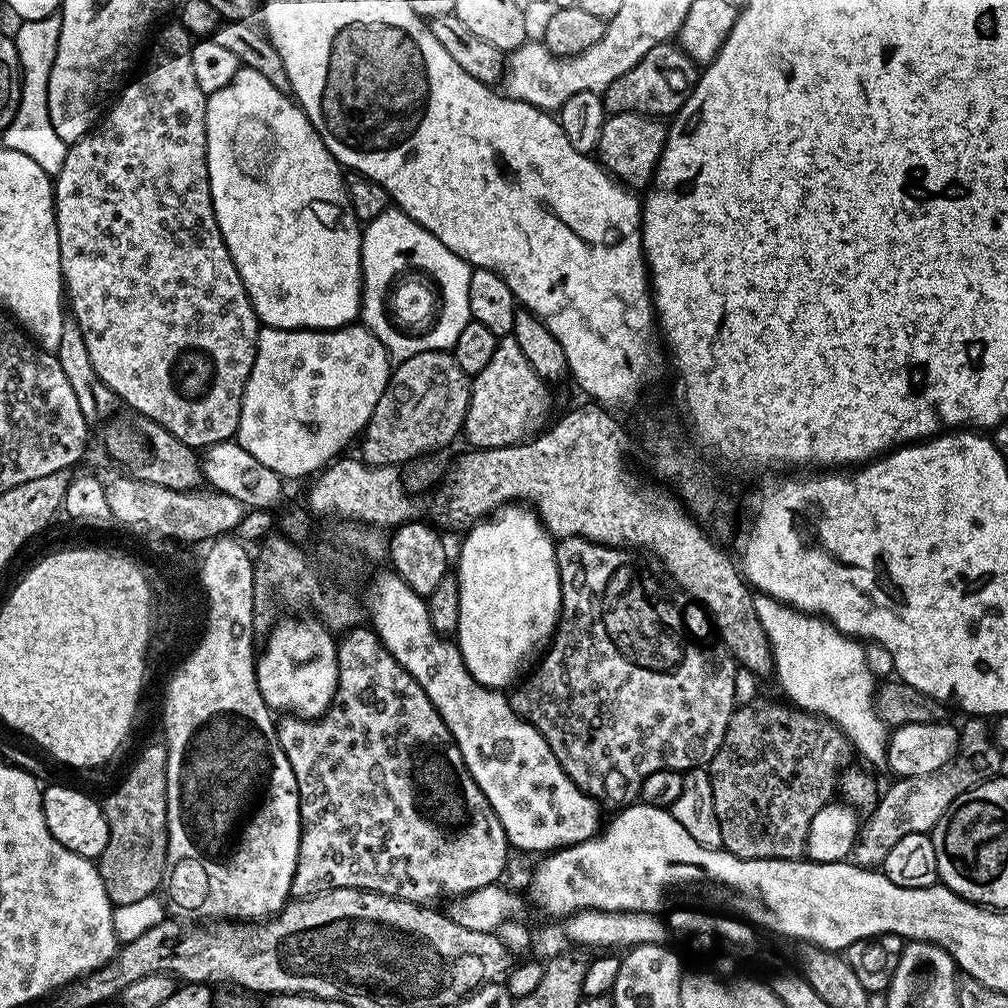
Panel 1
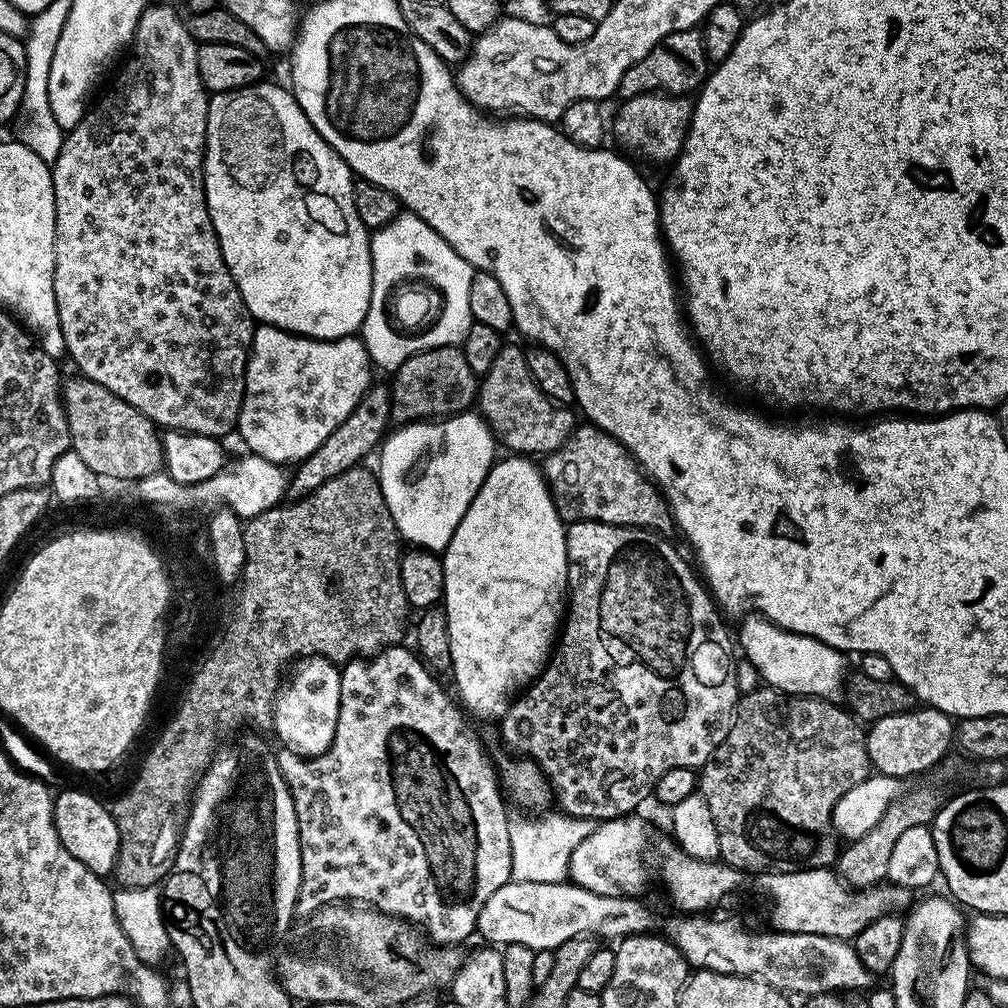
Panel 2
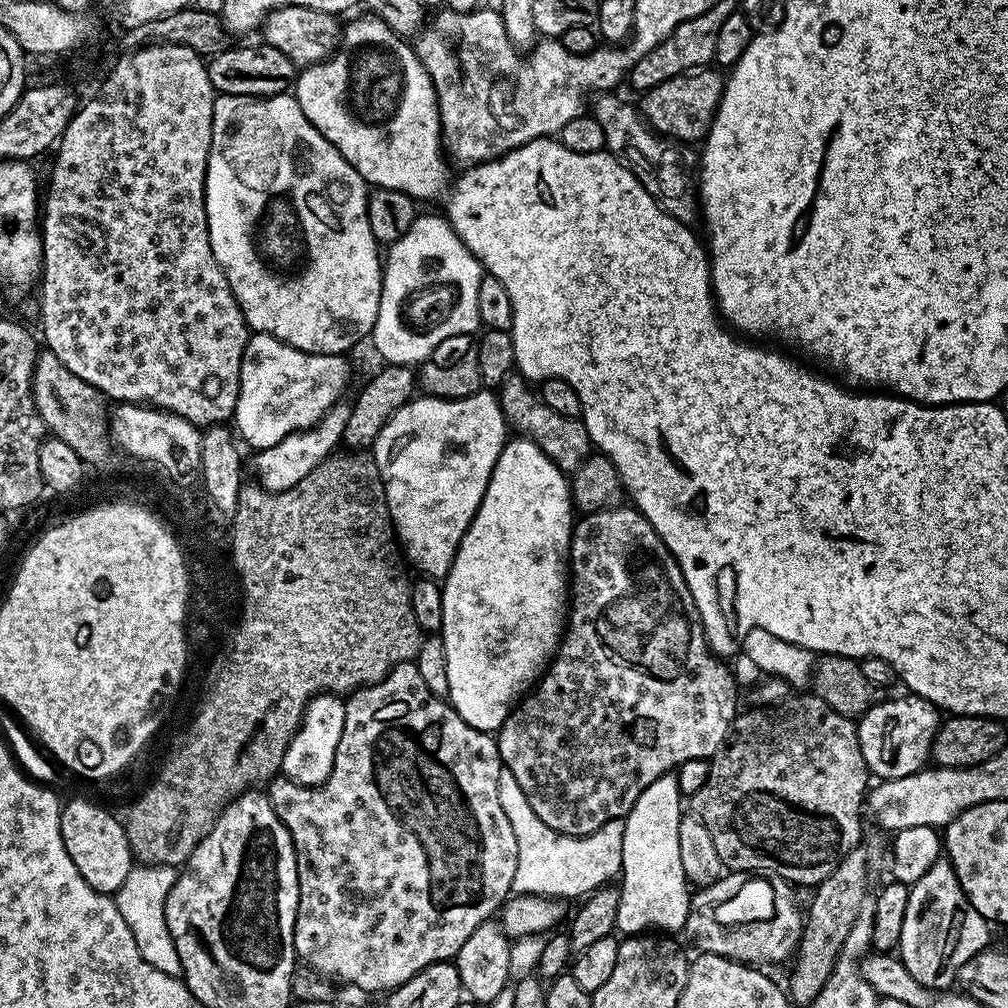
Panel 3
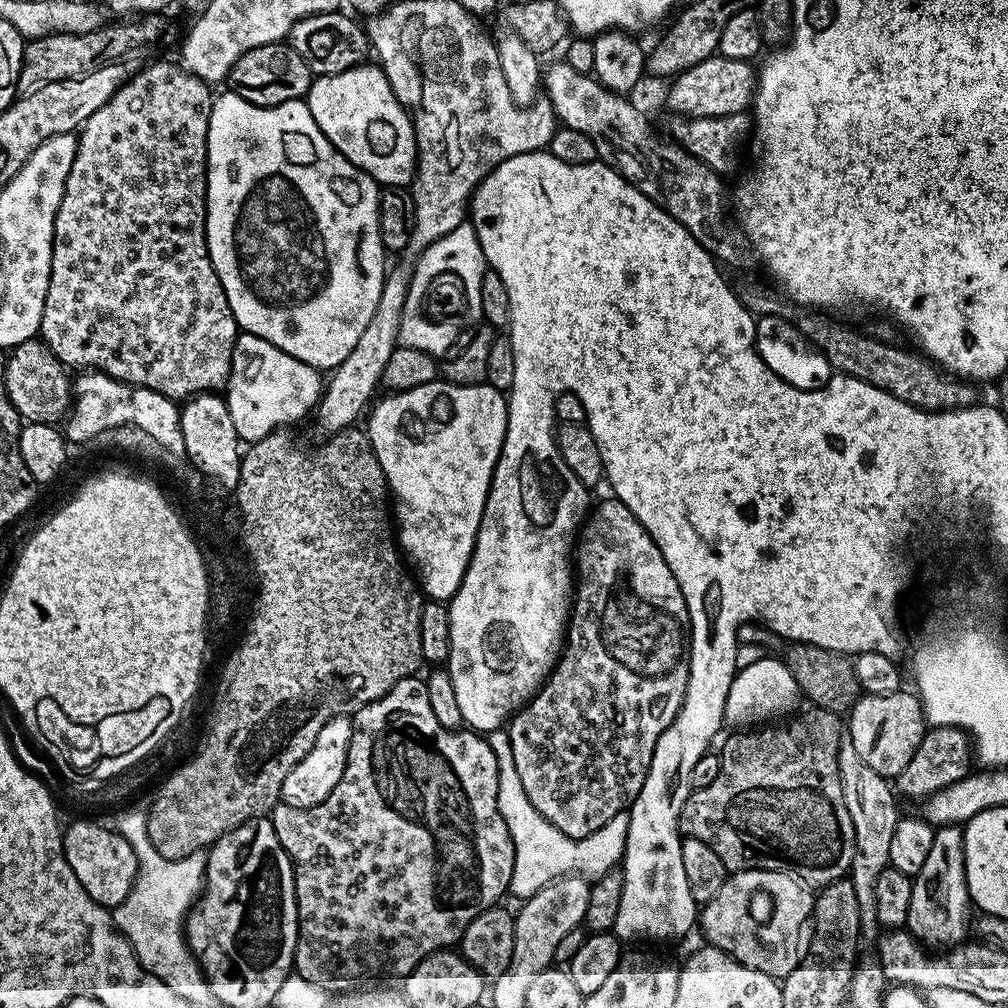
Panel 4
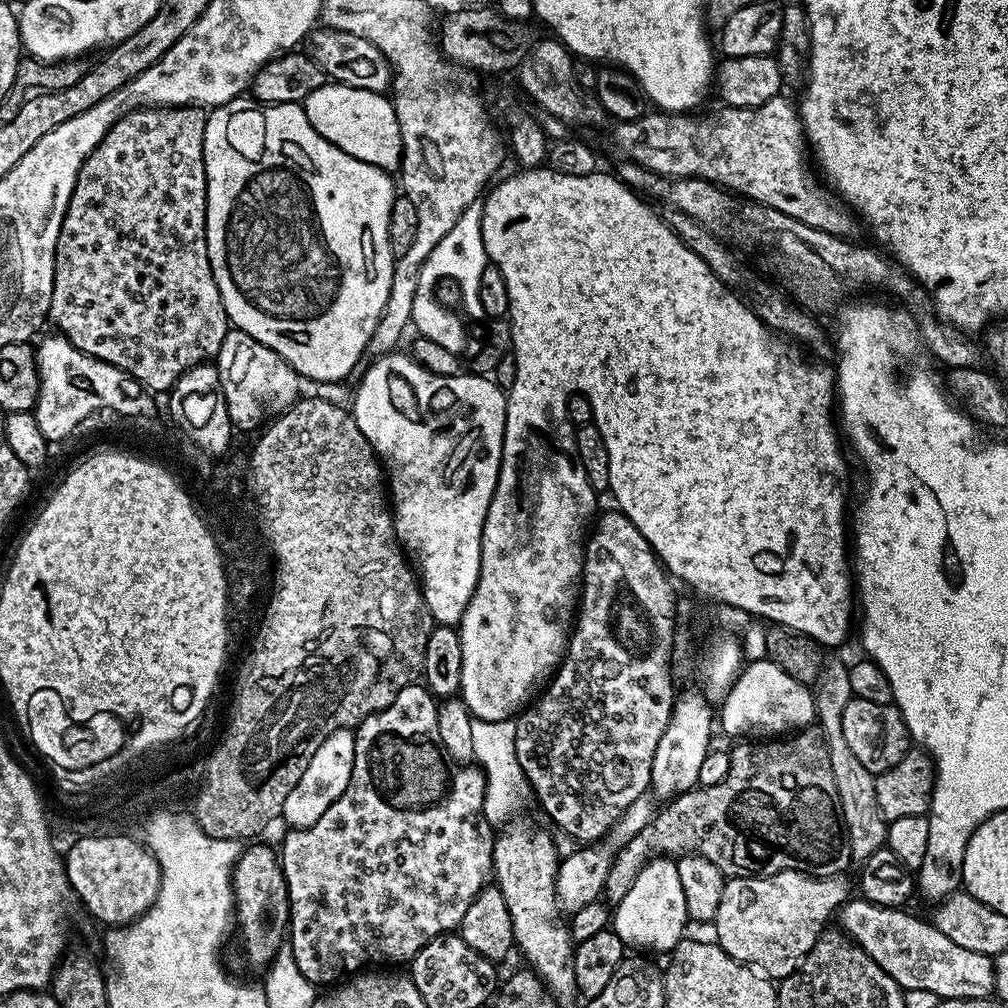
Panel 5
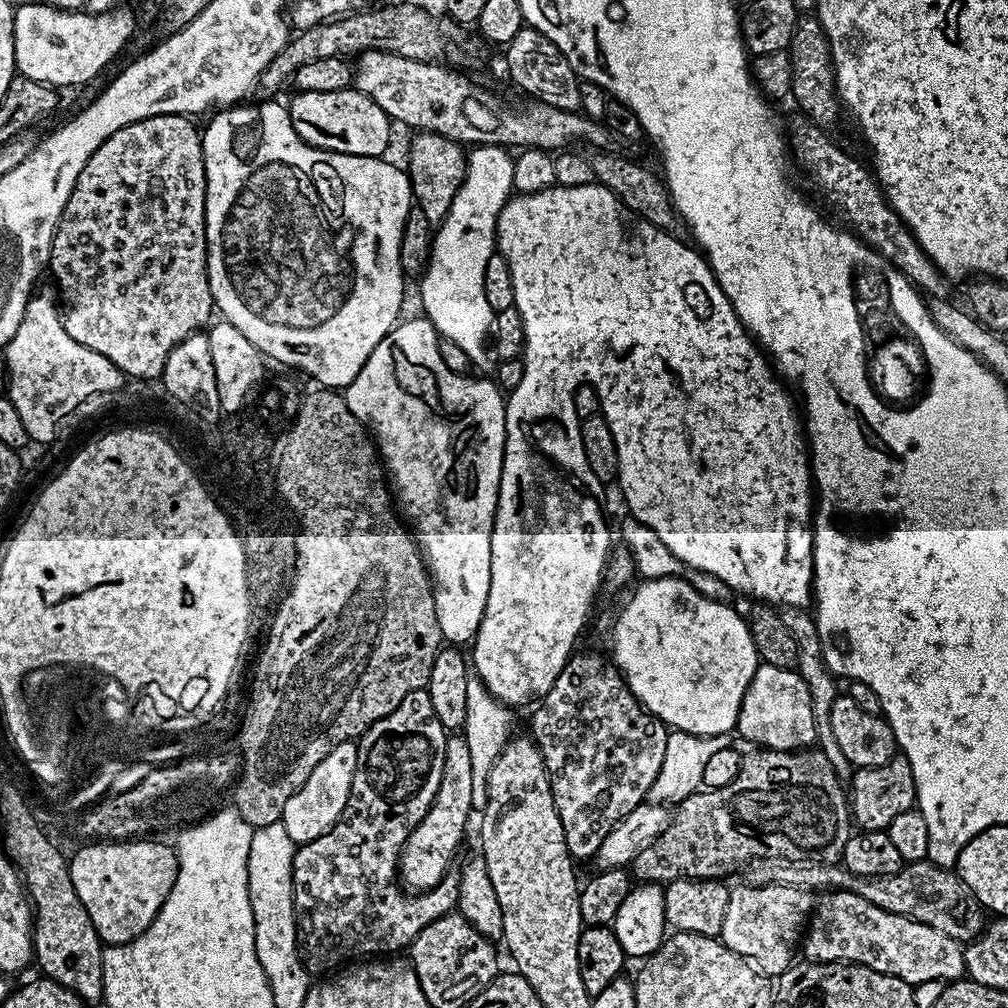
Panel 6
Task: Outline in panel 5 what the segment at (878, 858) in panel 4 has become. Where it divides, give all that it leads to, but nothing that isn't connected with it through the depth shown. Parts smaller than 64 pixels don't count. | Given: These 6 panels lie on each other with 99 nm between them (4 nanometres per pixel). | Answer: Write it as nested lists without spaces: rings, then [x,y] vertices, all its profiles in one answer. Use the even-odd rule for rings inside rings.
[[[825,659],[820,665],[820,676],[814,683],[816,717],[818,727],[824,733],[826,750],[830,754],[830,770],[834,770],[834,786],[838,786],[838,798],[842,806],[844,827],[848,830],[848,845],[852,851],[853,861],[863,862],[870,858],[879,848],[885,847],[888,839],[889,821],[878,810],[876,797],[876,776],[854,754],[842,735],[842,713],[854,698],[850,678],[849,665],[840,660]]]

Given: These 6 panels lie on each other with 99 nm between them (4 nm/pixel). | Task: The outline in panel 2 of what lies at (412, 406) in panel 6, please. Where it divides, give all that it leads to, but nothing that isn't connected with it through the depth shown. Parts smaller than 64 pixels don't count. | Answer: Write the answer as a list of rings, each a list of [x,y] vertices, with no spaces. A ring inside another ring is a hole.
[[[479,411],[457,412],[454,416],[413,420],[399,425],[397,432],[389,431],[378,448],[380,489],[386,498],[386,506],[394,518],[394,526],[400,532],[401,541],[425,552],[443,553],[444,547],[454,538],[458,522],[470,510],[470,502],[478,494],[482,482],[488,476],[497,459],[498,441]]]

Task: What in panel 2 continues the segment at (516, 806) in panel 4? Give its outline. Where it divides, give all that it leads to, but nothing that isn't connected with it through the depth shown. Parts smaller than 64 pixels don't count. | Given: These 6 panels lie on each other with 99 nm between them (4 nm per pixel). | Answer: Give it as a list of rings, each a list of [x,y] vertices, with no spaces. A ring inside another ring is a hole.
[[[563,814],[544,816],[541,820],[527,820],[513,815],[508,821],[510,830],[510,854],[512,855],[512,880],[518,882],[554,882],[569,879],[568,863],[574,846],[592,832],[593,821],[577,820]]]

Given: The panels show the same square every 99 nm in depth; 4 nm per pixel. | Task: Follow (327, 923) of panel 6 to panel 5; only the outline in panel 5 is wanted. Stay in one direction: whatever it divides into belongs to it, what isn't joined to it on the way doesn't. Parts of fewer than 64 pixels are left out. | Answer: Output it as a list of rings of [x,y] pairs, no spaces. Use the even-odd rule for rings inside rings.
[[[417,682],[398,690],[398,698],[394,698],[386,710],[367,716],[355,729],[354,770],[342,798],[338,798],[338,802],[334,802],[334,806],[330,806],[330,810],[326,810],[326,814],[314,822],[314,826],[288,830],[284,836],[284,845],[278,848],[280,868],[284,871],[288,887],[290,947],[294,962],[298,962],[298,970],[306,974],[311,984],[332,986],[369,966],[407,965],[420,953],[422,946],[430,943],[435,936],[455,933],[466,910],[470,910],[470,902],[474,902],[476,895],[483,888],[489,887],[493,879],[494,826],[484,816],[484,774],[476,766],[453,766],[450,763],[442,748],[442,738],[438,738],[437,707],[437,697],[423,683]]]

